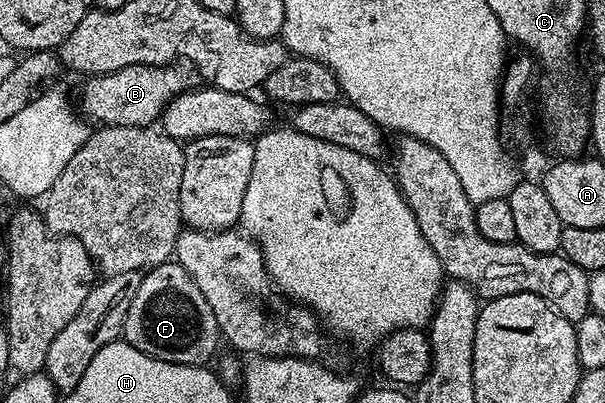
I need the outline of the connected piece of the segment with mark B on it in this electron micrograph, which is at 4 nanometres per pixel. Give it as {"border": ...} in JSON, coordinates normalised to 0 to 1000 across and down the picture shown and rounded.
{"border":[[[306,149],[283,154],[278,164],[213,164],[183,184],[159,184],[140,196],[134,280],[150,305],[169,313],[246,315],[266,295],[274,261],[286,243],[322,221],[321,194],[324,176]]]}

